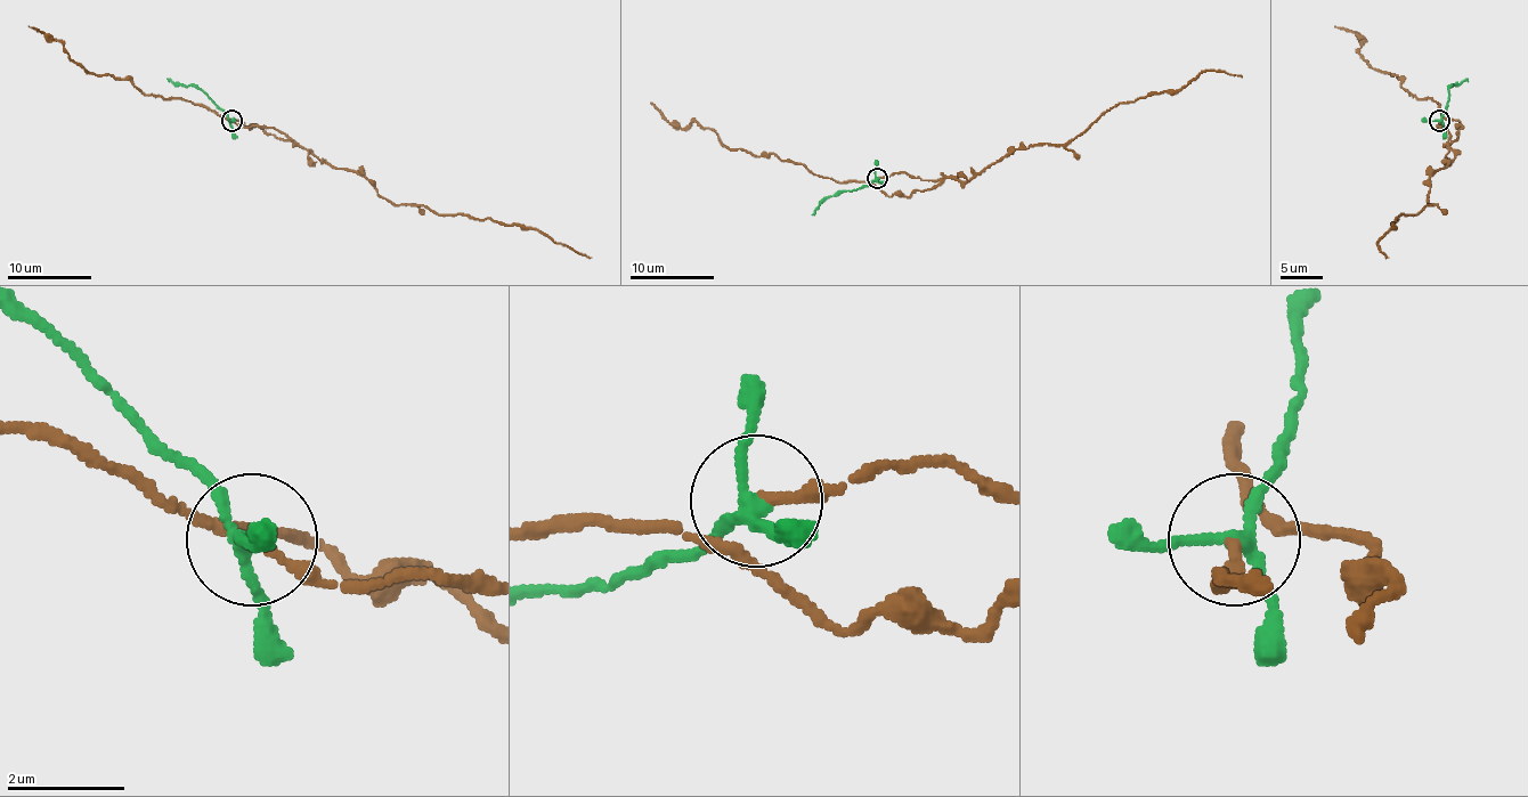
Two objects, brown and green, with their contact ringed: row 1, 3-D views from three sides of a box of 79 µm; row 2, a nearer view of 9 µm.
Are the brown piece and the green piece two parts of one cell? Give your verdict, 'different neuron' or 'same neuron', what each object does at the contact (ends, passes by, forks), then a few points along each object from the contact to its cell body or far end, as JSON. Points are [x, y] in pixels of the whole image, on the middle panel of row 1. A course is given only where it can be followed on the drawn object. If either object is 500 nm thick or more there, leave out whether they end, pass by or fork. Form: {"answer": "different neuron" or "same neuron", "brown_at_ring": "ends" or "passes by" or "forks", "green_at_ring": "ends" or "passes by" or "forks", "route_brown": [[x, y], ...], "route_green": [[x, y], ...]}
{"answer": "same neuron", "brown_at_ring": "forks", "green_at_ring": "forks", "route_brown": [[877, 177], [895, 173], [968, 181], [1017, 149], [1069, 144], [1111, 108], [1181, 89], [1207, 70], [1242, 76]], "route_green": [[877, 177], [868, 186], [829, 196], [811, 216]]}

